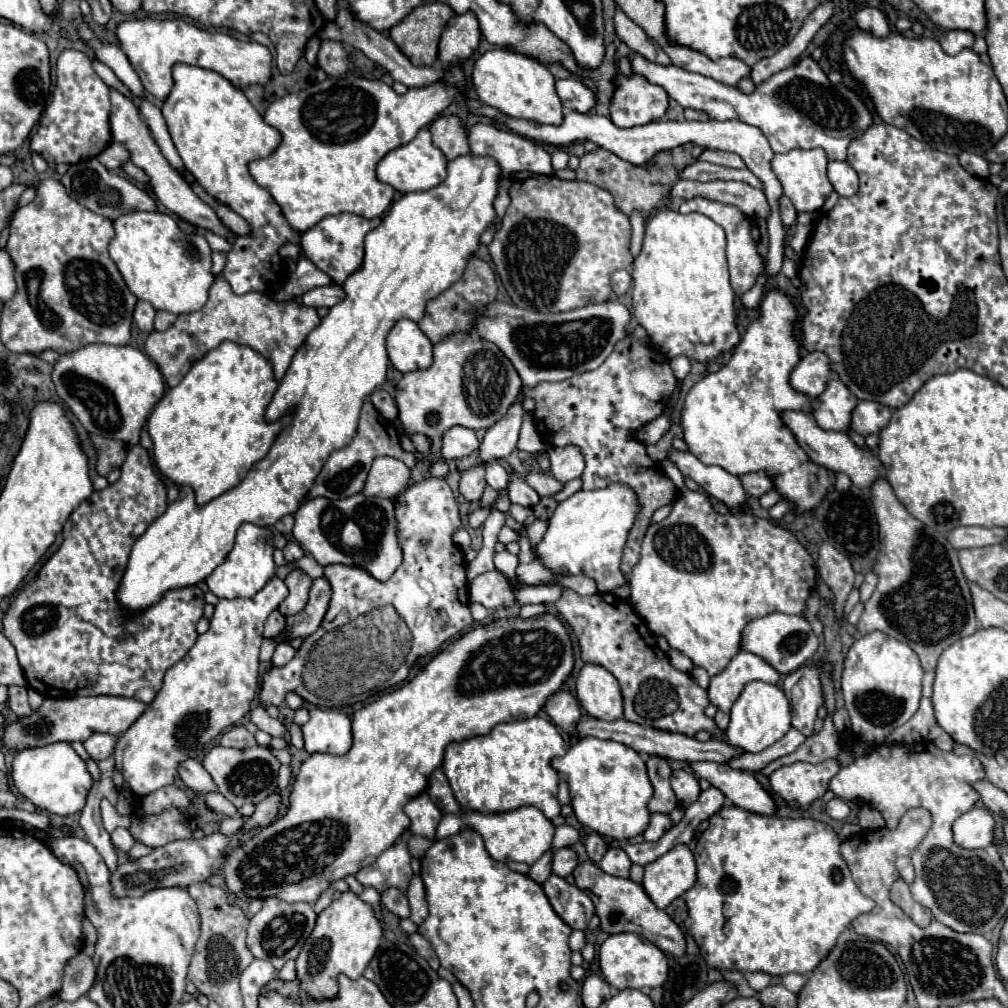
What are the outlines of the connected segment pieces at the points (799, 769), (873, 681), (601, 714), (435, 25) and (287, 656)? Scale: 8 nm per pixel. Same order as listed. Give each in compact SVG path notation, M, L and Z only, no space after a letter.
M829 759L823 763L793 763L779 767L769 775L771 789L789 805L809 809L809 805L823 797L831 777L839 771L839 761Z
M881 631L859 637L847 651L841 675L845 709L851 717L851 729L867 745L881 745L885 735L913 717L921 699L923 667L909 645L891 639Z
M585 663L577 677L577 699L581 707L605 721L623 717L623 697L617 679L601 665Z
M445 3L415 7L399 25L389 29L389 37L415 65L435 65L437 45L453 9Z
M279 643L273 657L271 657L271 665L273 667L283 667L287 661L291 661L295 655L295 649L289 643Z

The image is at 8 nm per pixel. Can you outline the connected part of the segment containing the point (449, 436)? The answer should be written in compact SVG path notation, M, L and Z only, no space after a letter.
M451 427L449 431L443 433L441 437L443 447L441 447L441 457L445 461L449 459L461 459L475 449L479 449L479 439L473 429L467 427Z

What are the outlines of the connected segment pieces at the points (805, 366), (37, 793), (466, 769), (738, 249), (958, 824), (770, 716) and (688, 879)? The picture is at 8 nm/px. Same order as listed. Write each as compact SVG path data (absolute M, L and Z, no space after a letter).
M815 351L815 353L807 353L793 367L789 381L797 393L803 393L813 399L823 393L823 387L827 385L829 377L831 377L831 369L827 363L827 355Z
M51 743L19 751L11 765L11 777L23 797L27 797L35 807L55 815L79 813L85 807L85 797L93 783L85 761L71 749L69 743Z
M529 717L523 721L499 723L487 735L471 737L463 743L451 743L445 751L443 773L447 775L449 785L463 809L473 809L473 811L483 811L483 813L503 813L503 811L511 811L523 805L533 805L547 819L553 819L559 815L561 805L557 801L559 775L551 767L551 759L563 753L565 753L565 741L561 733L557 731L557 727L545 717Z
M693 197L693 199L683 201L679 211L681 213L691 213L691 211L703 213L703 215L711 217L717 225L723 227L723 231L727 235L727 261L729 261L729 281L731 281L731 287L733 287L737 297L747 293L757 283L757 277L763 273L763 257L759 255L757 243L751 237L753 219L749 219L735 205L725 205L725 203L719 203L719 201L709 201L709 199L703 199L703 197Z
M973 807L953 823L953 841L963 849L979 849L993 843L995 821L983 807Z
M763 681L747 683L739 699L733 703L729 715L731 715L731 721L729 721L729 727L725 729L727 741L735 747L743 747L749 753L759 753L771 747L791 729L791 707L787 703L787 697L777 685L763 683Z
M687 845L673 847L657 861L645 865L643 889L655 907L665 909L695 885L695 859Z

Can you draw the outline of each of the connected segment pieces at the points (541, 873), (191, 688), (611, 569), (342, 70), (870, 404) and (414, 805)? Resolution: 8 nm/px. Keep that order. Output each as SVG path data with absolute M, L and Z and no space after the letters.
M547 851L543 857L539 857L533 865L531 865L531 871L529 871L529 877L543 885L549 877L551 877L551 851Z
M273 577L251 599L221 599L215 605L209 631L199 635L191 651L165 673L163 687L157 693L155 701L117 741L113 753L115 767L121 771L125 783L135 795L149 795L165 785L171 785L177 773L177 765L183 759L195 759L199 753L205 751L207 743L211 743L227 727L235 725L251 709L251 701L255 699L259 687L259 647L263 641L263 625L269 613L275 611L279 603L285 599L285 595L287 585L279 577Z
M611 483L605 489L577 491L557 505L549 519L549 529L543 537L543 543L539 543L535 555L543 559L551 571L555 571L557 579L561 579L561 569L567 567L571 575L585 573L593 577L599 585L599 591L609 593L611 589L625 585L619 563L637 513L639 497L629 485Z
M321 41L321 49L317 53L319 67L333 77L345 75L349 69L349 53L339 41Z
M859 401L851 413L851 429L863 437L879 433L891 419L891 409L875 401Z
M419 793L405 805L405 813L411 819L411 831L415 835L435 839L435 829L441 819L441 811L429 799L427 793Z

